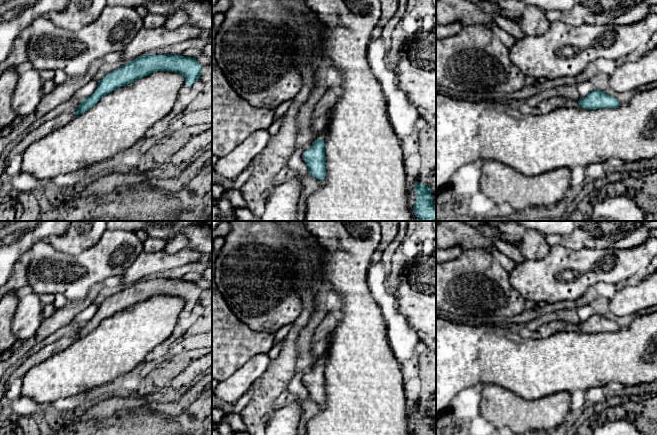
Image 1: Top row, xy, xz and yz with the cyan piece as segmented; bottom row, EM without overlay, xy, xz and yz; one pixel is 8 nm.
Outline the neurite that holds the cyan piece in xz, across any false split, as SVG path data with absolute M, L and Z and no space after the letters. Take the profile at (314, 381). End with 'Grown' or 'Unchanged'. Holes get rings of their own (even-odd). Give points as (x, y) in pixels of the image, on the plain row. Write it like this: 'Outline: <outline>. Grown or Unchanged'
Outline: M321 362L312 366L312 370L303 377L303 384L310 399L319 404L325 403L325 367Z. Unchanged

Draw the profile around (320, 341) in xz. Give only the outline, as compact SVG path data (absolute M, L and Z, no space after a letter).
M330 312L316 327L311 347L314 356L321 357L329 346L329 337L338 323L338 314Z

